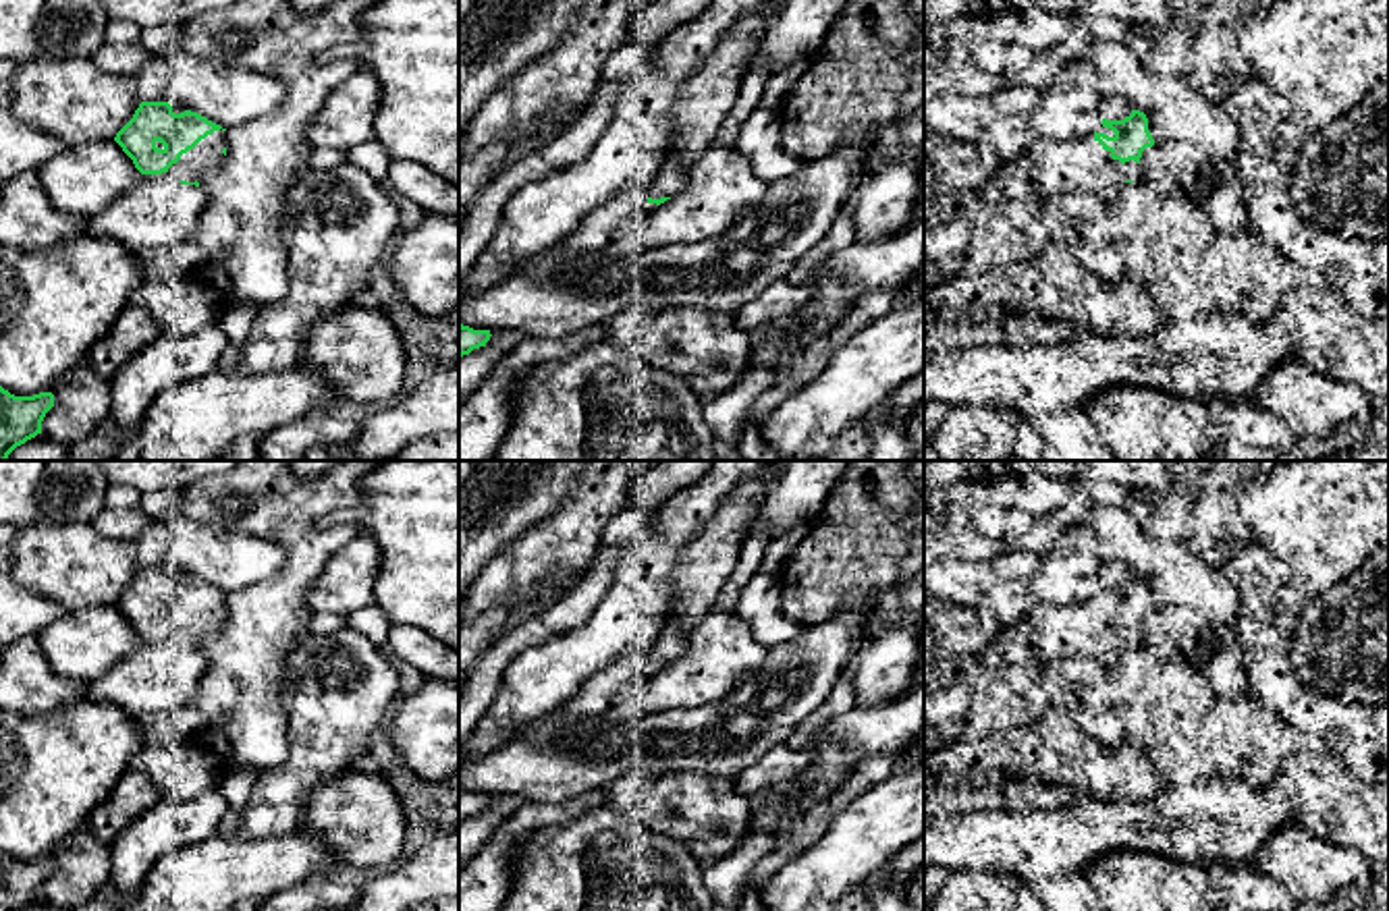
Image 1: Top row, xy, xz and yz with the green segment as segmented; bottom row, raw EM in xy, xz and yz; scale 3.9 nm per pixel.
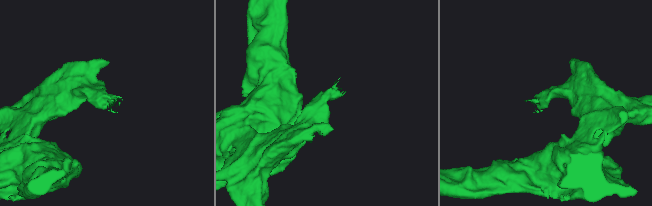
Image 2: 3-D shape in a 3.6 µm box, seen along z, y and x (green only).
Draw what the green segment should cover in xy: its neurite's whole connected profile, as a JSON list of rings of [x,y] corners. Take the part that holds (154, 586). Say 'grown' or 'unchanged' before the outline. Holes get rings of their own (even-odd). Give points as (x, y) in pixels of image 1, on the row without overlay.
grown; [[[141,567],[114,606],[133,625],[143,645],[172,643],[199,652],[197,645],[218,635],[226,620],[226,593],[191,575],[174,579],[168,567]]]

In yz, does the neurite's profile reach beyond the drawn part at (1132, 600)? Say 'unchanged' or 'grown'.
grown

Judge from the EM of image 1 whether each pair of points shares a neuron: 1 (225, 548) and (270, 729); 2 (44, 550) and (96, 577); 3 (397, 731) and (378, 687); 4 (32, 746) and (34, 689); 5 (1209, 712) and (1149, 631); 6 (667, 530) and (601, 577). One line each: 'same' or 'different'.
1: different
2: same
3: different
4: different
5: same
6: different

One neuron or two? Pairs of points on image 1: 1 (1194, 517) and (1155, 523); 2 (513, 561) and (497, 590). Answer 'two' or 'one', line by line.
1: one
2: one

